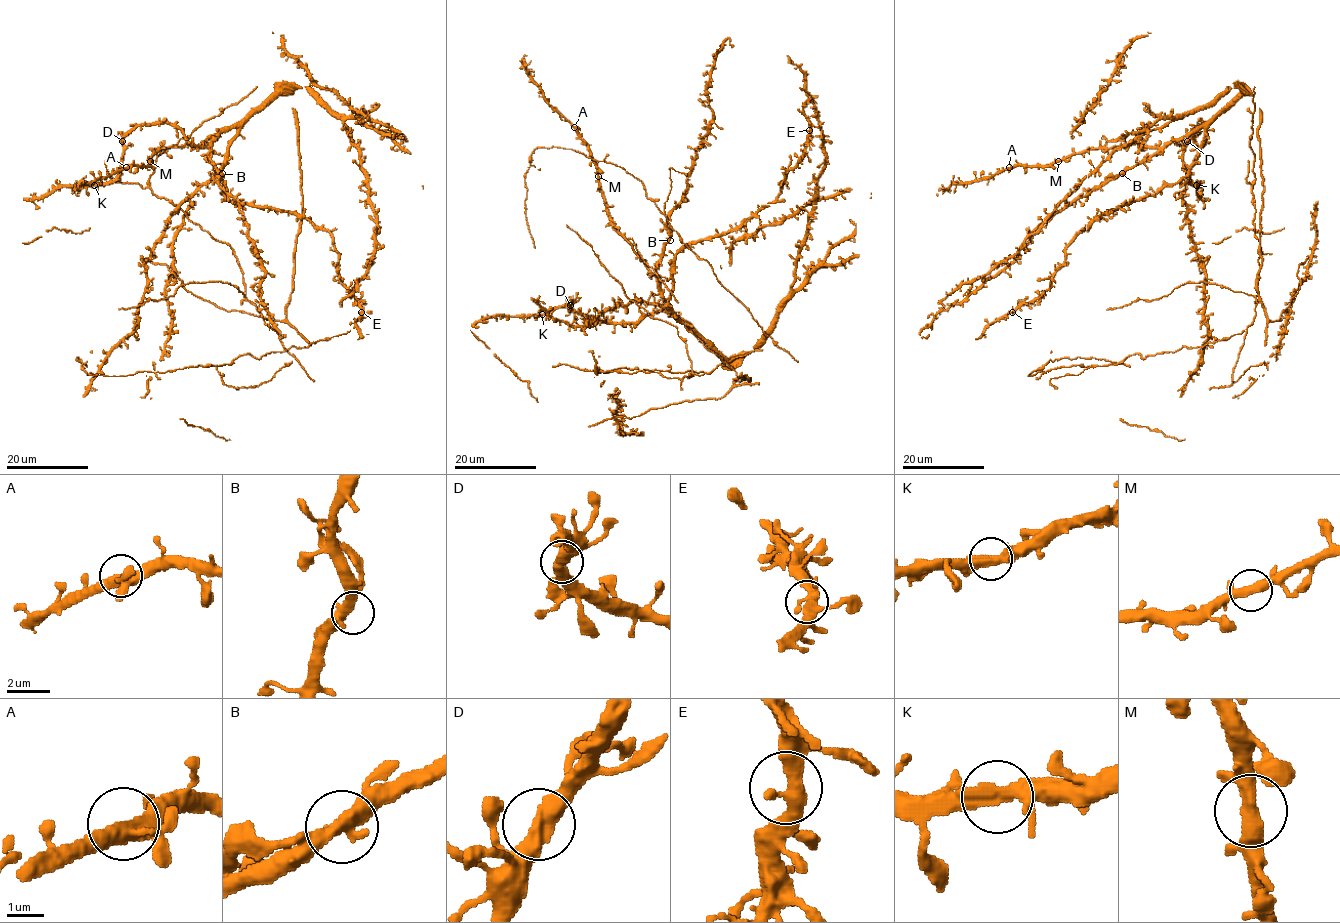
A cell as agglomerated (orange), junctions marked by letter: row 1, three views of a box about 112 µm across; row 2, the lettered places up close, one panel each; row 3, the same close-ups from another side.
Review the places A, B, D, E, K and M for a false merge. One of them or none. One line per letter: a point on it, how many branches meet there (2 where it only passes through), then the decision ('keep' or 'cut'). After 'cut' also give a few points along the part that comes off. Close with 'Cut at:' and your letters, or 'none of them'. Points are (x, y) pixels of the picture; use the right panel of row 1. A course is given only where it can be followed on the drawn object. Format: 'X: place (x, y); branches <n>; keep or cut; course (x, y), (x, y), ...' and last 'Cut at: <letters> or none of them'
A: place (1009, 167); branches 3; keep
B: place (1122, 173); branches 3; keep
D: place (1187, 141); branches 3; keep
E: place (1012, 312); branches 3; keep
K: place (1196, 185); branches 3; keep
M: place (1058, 161); branches 3; keep
Cut at: none of them

